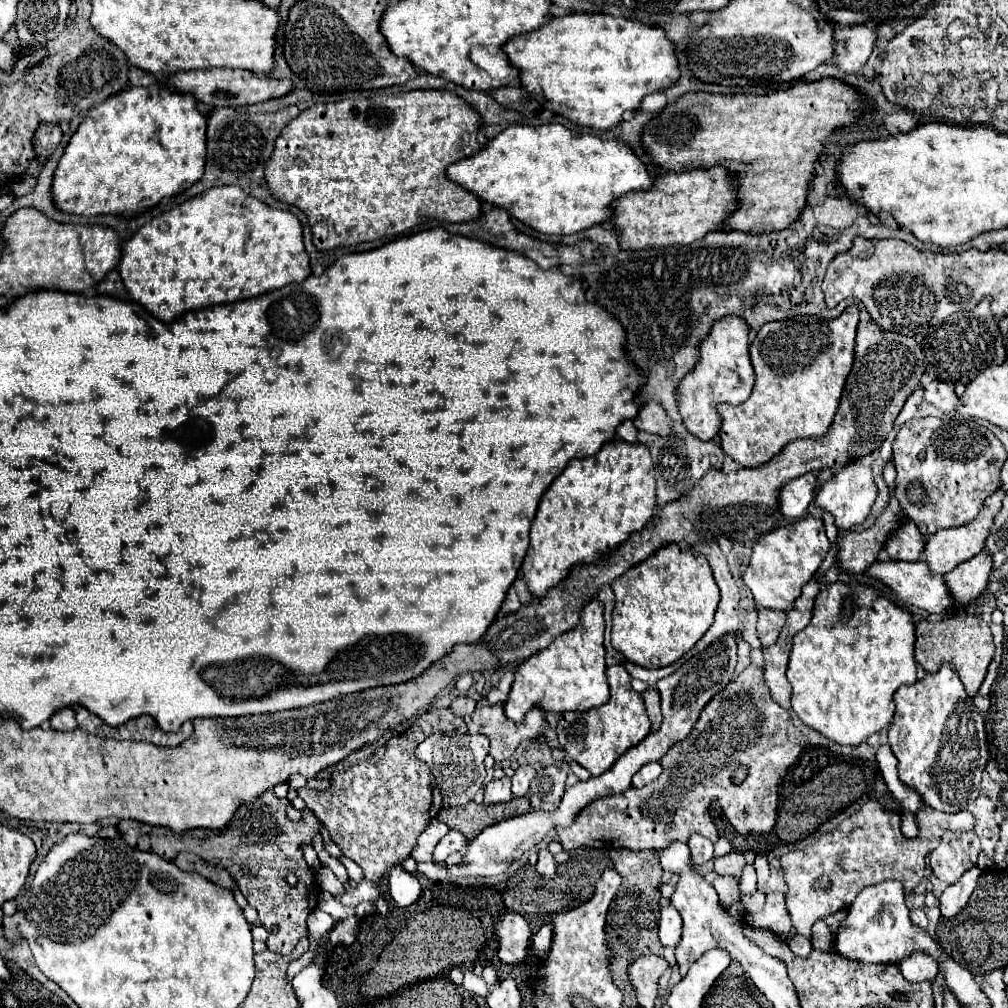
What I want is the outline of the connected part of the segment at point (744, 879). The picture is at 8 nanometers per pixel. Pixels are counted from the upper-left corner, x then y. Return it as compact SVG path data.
M747 863L745 869L743 869L743 875L741 875L741 885L739 885L741 893L751 893L755 891L755 867L753 863Z

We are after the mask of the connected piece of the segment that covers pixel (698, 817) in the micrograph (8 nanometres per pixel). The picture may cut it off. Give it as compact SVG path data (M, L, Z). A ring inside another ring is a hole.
M749 665L743 673L739 673L737 677L733 677L733 681L717 695L713 697L713 701L709 701L709 705L703 709L697 725L693 727L693 731L689 733L687 739L675 743L661 759L659 763L663 765L663 773L661 773L661 779L653 781L653 785L645 785L641 789L627 789L623 793L617 793L617 795L605 795L597 801L591 801L591 805L587 805L585 809L581 809L581 813L577 815L577 821L573 821L573 825L565 827L565 829L555 829L557 835L559 835L559 841L563 845L563 849L571 851L571 849L577 849L577 847L595 847L595 849L613 849L613 847L625 847L625 849L633 849L633 851L661 851L665 847L669 847L671 843L679 841L679 843L687 843L689 837L693 833L701 833L703 837L711 839L713 843L717 843L717 839L721 837L721 827L717 825L717 819L721 819L721 815L725 813L727 821L735 827L737 833L741 835L749 835L749 833L769 833L777 821L777 807L779 807L779 785L777 785L777 779L783 779L787 775L787 769L793 767L801 755L801 751L805 749L807 745L807 737L793 725L793 719L791 719L791 713L787 709L783 709L781 705L777 705L771 695L769 695L769 687L765 685L765 679L763 679L763 669L761 667L755 667L755 665ZM739 765L749 765L749 779L745 779L741 785L733 785L731 783L731 775L733 771L739 767Z

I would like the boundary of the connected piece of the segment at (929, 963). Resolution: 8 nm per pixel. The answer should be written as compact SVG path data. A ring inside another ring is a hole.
M913 953L913 957L905 957L905 961L899 961L897 965L903 977L912 983L920 983L925 980L935 981L939 973L937 961L933 961L929 953Z

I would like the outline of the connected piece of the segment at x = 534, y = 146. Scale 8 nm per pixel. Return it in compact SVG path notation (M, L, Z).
M560 123L531 127L510 125L473 157L447 169L447 177L481 201L503 207L509 215L541 233L571 235L611 217L611 203L629 191L653 185L647 167L617 139L575 133Z

